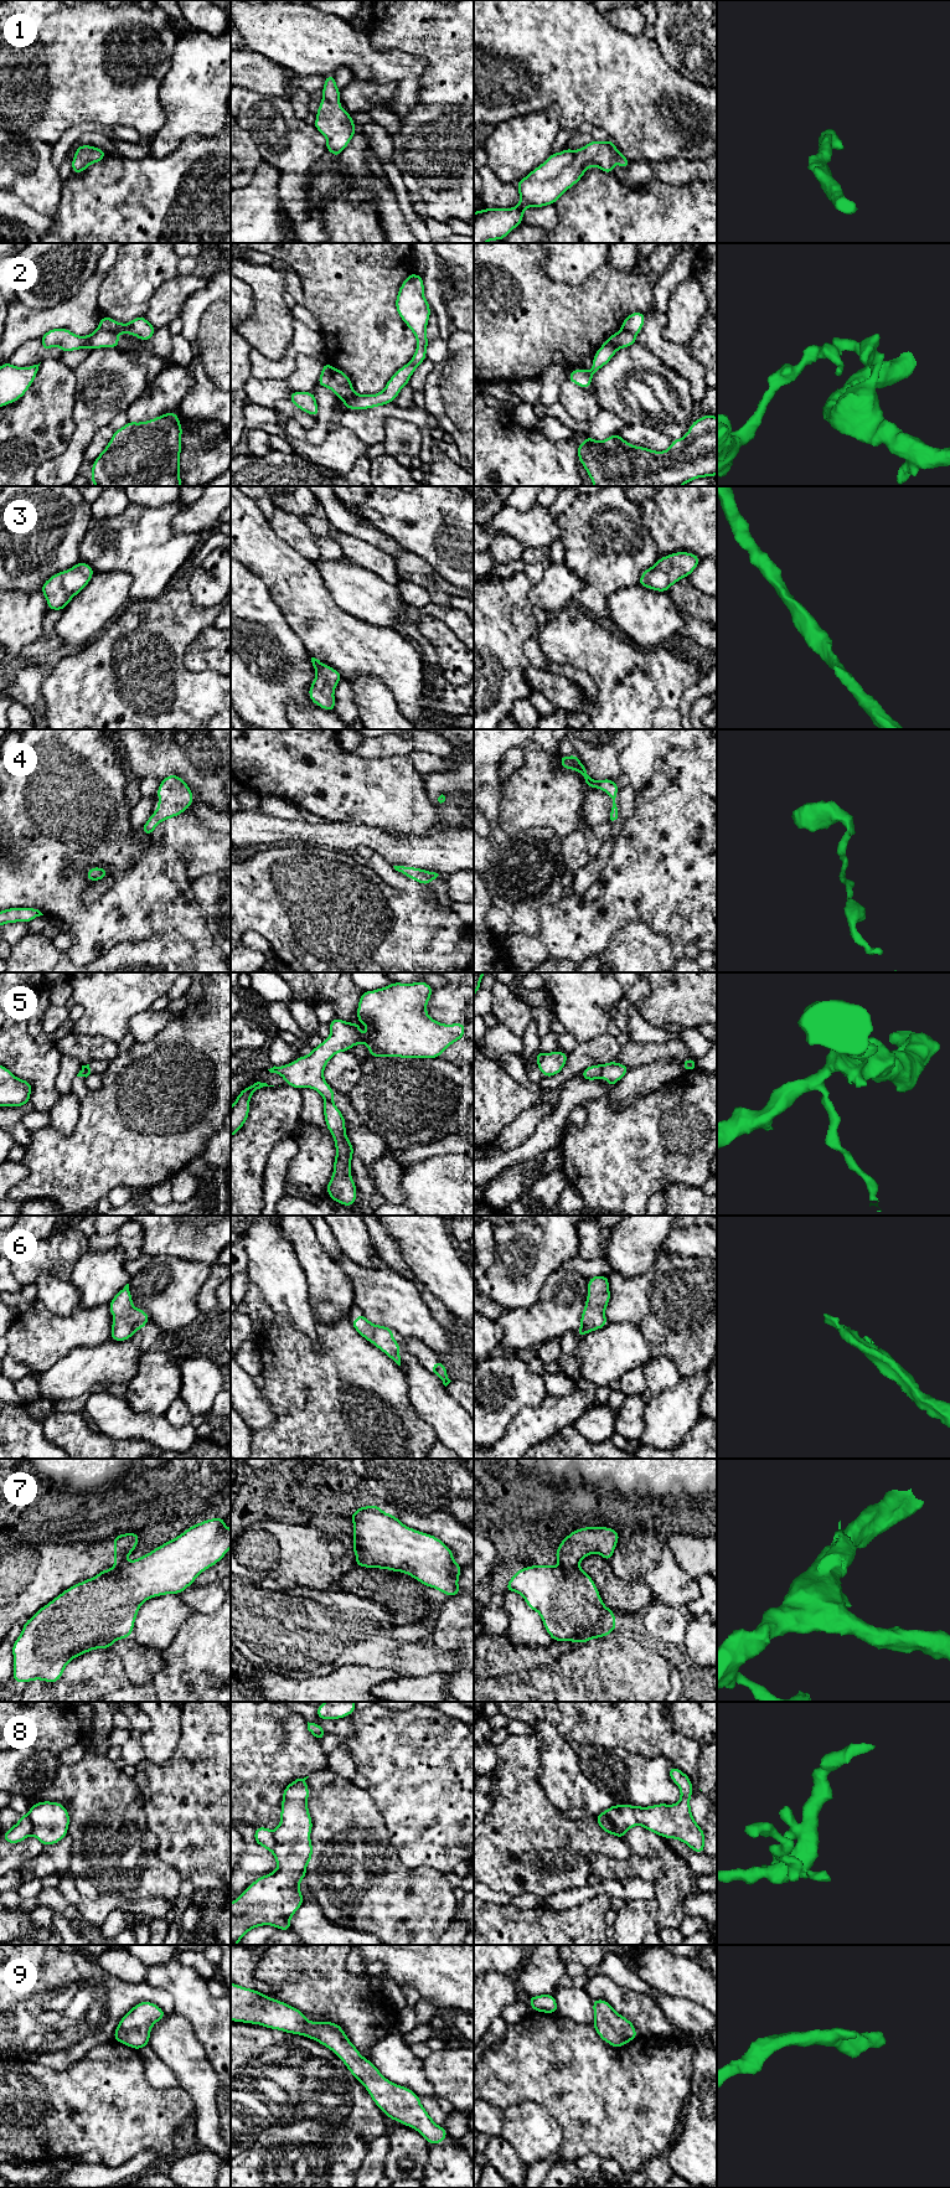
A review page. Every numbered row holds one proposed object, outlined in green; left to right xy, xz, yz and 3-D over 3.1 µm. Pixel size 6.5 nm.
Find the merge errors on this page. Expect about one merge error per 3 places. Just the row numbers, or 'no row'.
2, 5, 7, 8

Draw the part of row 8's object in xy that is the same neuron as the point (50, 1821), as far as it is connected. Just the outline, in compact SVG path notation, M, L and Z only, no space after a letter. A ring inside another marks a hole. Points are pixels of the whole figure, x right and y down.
M42 1801L33 1803L29 1811L31 1821L31 1834L43 1846L60 1842L67 1834L69 1815L67 1808L60 1802Z

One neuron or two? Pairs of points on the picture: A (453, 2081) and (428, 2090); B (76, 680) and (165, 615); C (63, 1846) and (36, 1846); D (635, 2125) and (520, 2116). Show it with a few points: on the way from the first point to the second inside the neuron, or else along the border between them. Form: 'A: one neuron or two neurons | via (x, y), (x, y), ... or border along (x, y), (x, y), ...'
A: two neurons | border along (422, 2062), (424, 2078), (438, 2096)
B: one neuron | via (98, 661), (110, 654), (123, 654), (143, 634)
C: two neurons | border along (45, 1846), (34, 1857), (27, 1859)
D: two neurons | border along (530, 2101), (537, 2103), (558, 2125), (561, 2147)

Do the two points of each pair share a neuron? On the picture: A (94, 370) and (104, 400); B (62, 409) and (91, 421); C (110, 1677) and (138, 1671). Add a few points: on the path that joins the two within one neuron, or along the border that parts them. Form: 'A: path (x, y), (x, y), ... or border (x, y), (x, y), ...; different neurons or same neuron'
A: path (102, 377), (104, 380), (104, 392); same neuron
B: border (76, 386), (73, 432), (67, 443); different neurons
C: border (109, 1649), (132, 1682), (150, 1683); different neurons

